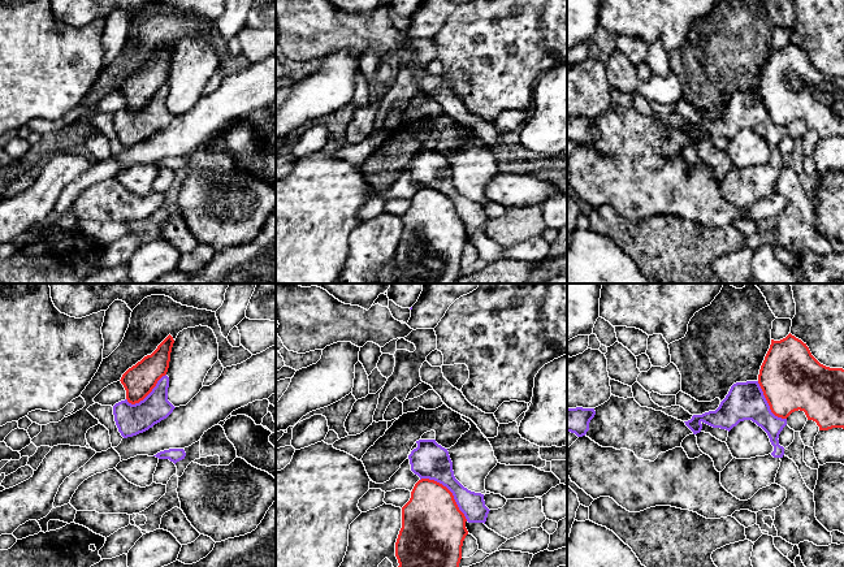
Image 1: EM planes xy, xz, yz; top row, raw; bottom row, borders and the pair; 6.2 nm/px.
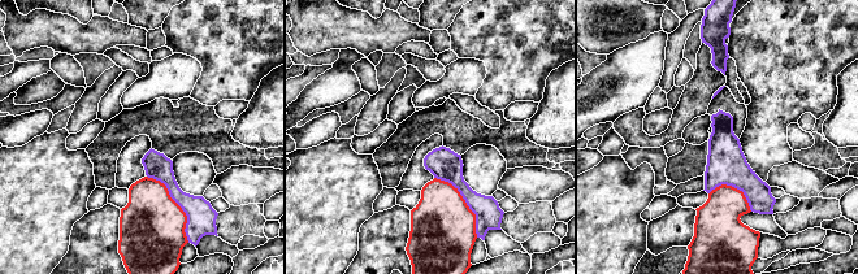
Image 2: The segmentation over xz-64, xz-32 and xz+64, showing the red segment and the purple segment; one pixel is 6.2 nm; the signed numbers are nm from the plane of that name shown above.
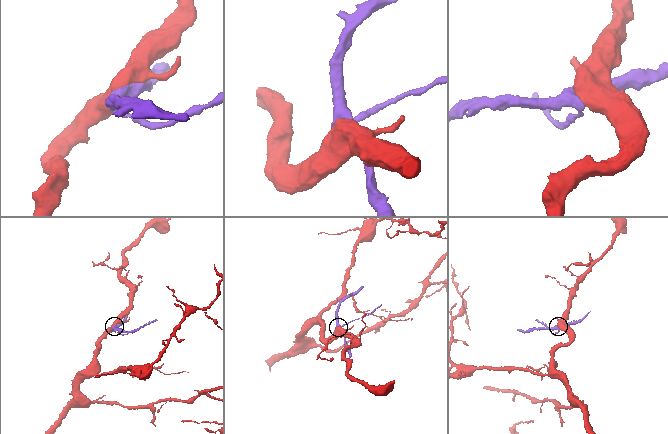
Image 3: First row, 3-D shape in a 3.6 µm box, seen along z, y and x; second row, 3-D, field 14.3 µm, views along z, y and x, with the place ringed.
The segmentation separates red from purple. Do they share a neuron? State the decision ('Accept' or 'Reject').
Reject

